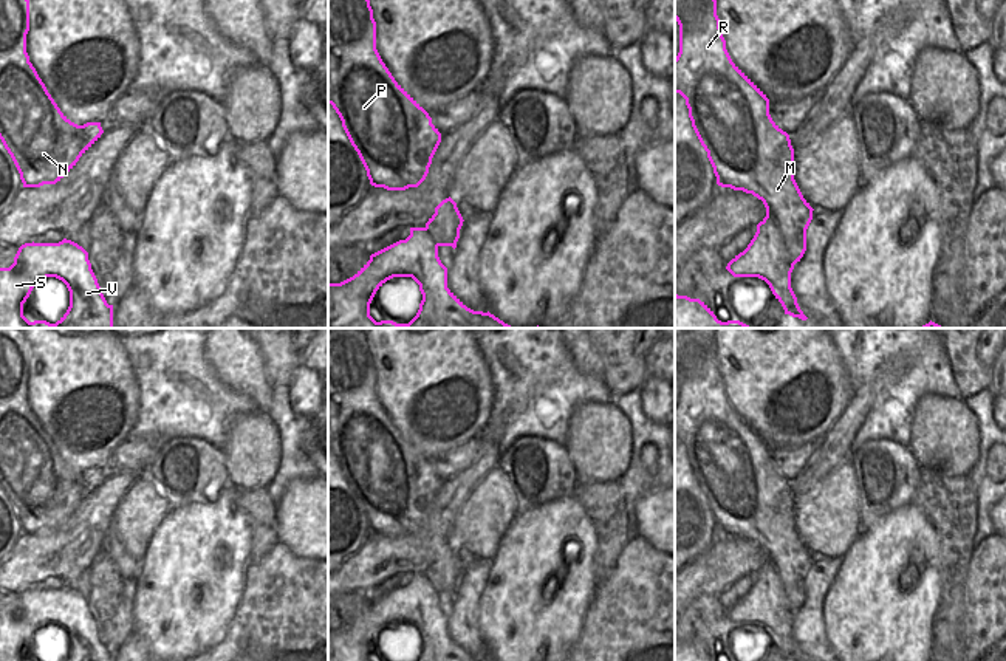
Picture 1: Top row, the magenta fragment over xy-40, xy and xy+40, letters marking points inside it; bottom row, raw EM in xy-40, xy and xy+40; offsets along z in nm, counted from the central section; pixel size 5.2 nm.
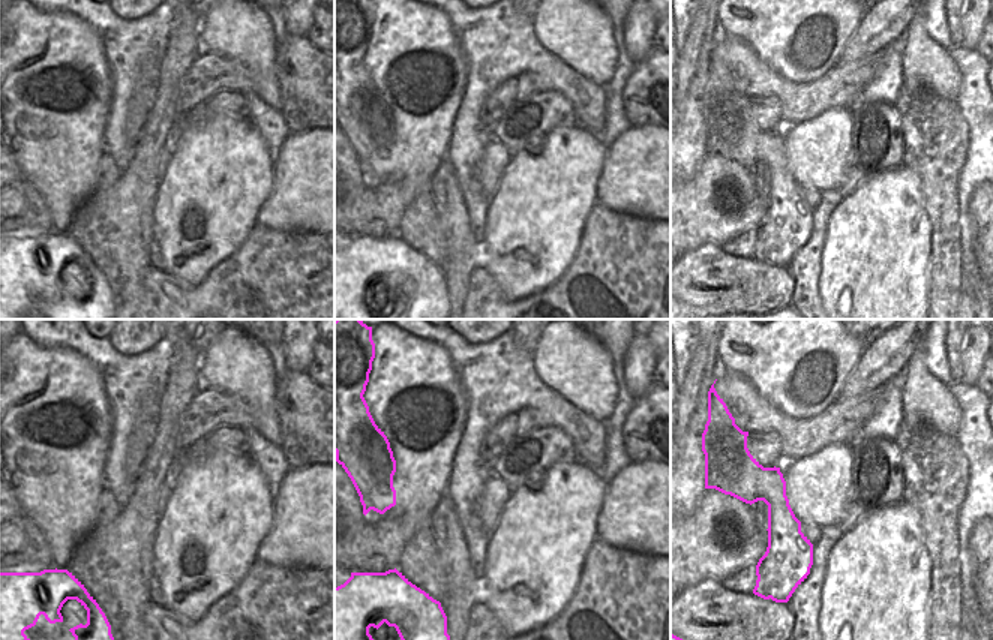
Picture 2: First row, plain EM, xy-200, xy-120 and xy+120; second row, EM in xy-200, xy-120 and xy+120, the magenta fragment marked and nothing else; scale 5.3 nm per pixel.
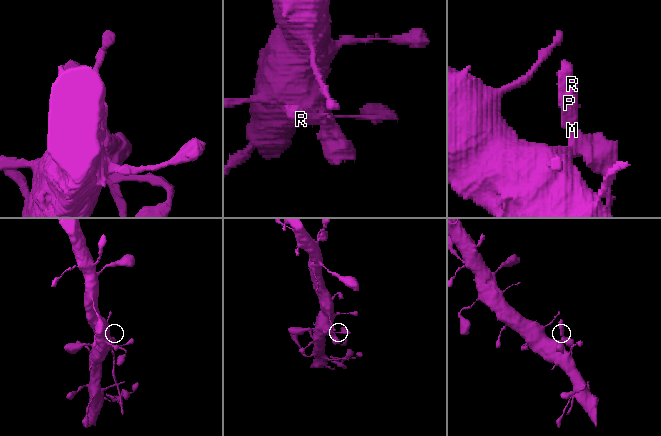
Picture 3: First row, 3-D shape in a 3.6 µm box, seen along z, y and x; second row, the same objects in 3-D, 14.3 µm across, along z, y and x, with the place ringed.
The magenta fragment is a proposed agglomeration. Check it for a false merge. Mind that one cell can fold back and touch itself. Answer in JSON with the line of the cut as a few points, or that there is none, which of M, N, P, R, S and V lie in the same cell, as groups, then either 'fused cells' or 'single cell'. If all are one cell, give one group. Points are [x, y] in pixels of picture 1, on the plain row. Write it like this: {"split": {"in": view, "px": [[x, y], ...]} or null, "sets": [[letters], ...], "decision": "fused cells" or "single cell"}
{"split": {"in": "xy+40", "px": [[766, 554], [774, 564], [787, 606], [793, 612]]}, "sets": [["M", "N", "P", "R"], ["S", "V"]], "decision": "fused cells"}

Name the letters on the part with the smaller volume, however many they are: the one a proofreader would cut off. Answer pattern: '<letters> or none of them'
M, N, P, R

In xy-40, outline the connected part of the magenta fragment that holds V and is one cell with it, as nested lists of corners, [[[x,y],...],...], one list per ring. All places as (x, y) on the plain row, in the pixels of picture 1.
[[[63,585],[59,590],[25,590],[14,610],[0,615],[0,661],[23,661],[33,635],[46,624],[62,627],[70,638],[65,661],[113,661],[91,616],[88,599]]]

